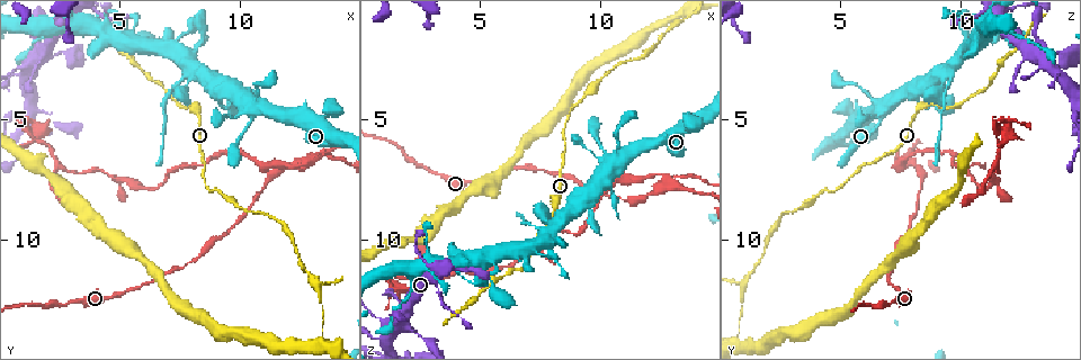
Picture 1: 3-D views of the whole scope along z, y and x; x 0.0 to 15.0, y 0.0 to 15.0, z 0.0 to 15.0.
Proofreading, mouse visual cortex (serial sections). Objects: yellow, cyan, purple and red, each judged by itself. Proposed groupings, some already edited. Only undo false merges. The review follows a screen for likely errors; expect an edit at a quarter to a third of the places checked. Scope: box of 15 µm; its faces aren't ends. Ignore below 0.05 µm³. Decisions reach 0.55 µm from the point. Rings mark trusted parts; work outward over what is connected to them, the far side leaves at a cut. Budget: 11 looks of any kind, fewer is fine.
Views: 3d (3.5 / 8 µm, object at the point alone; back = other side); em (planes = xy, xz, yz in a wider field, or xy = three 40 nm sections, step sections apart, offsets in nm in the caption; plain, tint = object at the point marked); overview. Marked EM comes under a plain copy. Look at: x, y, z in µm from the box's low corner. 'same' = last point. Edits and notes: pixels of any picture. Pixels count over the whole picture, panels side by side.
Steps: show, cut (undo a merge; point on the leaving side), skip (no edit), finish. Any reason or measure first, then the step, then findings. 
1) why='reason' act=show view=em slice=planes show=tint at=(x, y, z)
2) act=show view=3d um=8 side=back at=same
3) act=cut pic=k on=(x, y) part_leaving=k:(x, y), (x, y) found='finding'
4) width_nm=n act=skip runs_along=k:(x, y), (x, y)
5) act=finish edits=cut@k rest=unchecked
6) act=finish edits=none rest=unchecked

why='arms part here' act=show view=3d um=3.5 at=(2.9, 2.2, 14.3)

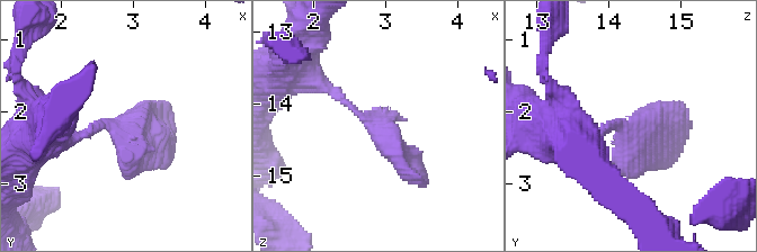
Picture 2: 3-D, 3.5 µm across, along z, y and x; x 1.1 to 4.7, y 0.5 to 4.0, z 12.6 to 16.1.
act=show view=em slice=xy step=3 show=tint at=(2.80, 2.25, 14.25)

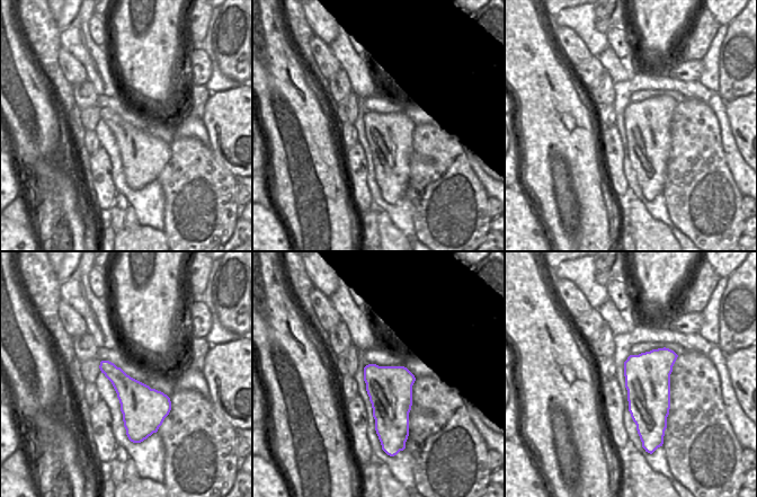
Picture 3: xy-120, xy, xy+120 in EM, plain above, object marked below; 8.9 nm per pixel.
why='another direction' act=show view=em slice=xy step=2 show=tint at=same

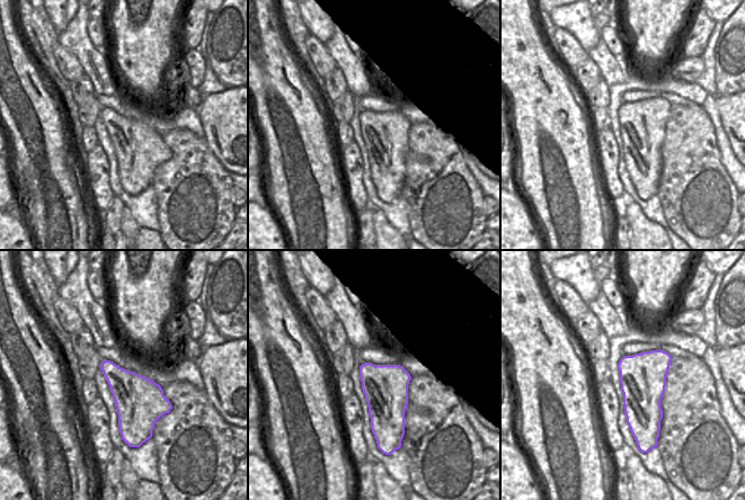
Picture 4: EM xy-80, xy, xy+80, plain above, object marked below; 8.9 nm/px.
width_nm=400 act=skip runs_along=2:(312, 80), (368, 119), (424, 174) found='one cell here'

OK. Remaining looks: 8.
why='four or more arms meet' act=show view=3d um=8 at=(8.0, 3.2, 9.2)

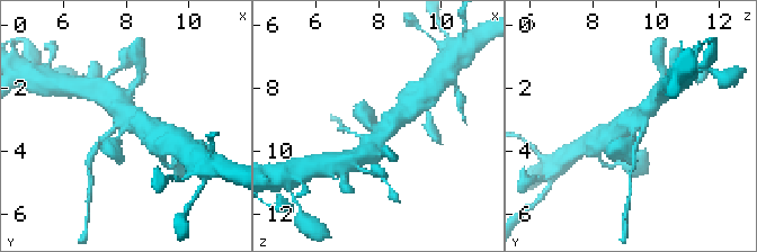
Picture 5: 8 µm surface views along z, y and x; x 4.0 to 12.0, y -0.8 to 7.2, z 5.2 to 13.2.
arms=4 arm_widths_nm=200,200,600,600 why='need the tissue' act=show view=em slice=xy step=3 show=tint at=(8.0, 3.2, 9.3)

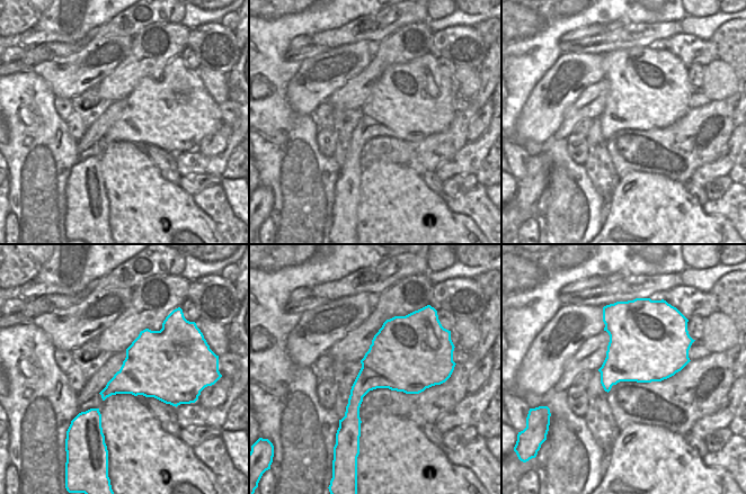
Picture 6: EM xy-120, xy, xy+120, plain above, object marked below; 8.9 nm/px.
act=cut pic=5 on=(94, 151) part_leaving=5:(114, 129), (99, 141), (89, 167) found='two cells meet here'

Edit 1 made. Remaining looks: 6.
why='see it whole again' act=show view=overview

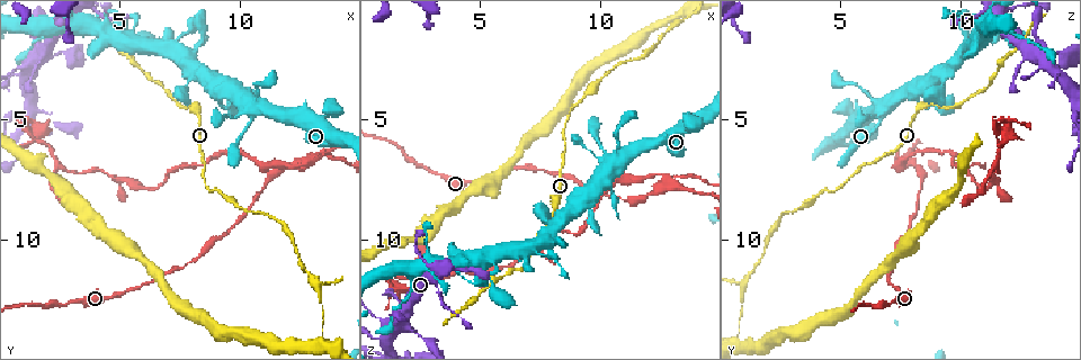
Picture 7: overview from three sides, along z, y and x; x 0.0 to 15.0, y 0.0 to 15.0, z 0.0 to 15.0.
why='arms run side by side' act=show view=3d um=3.5 at=(12.7, 6.8, 7.7)

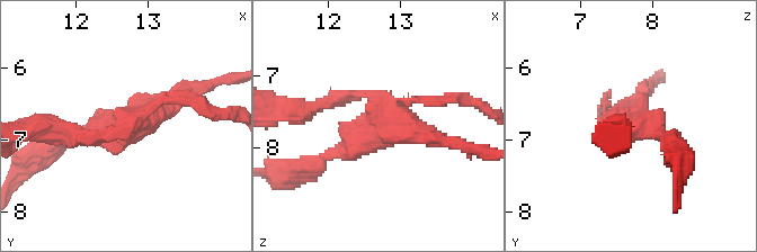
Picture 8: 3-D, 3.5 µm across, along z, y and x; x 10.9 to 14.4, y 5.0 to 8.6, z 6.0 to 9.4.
arms=4 arm_widths_nm=100,150,200,200 why='shape alone is not enough' act=show view=em slice=xy step=2 show=tint at=(12.75, 6.75, 7.60)

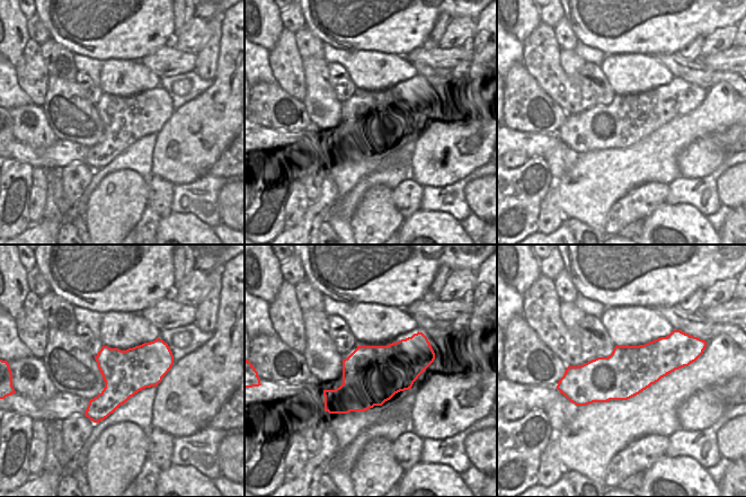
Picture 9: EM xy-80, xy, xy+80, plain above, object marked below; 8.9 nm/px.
act=cut pic=8 on=(328, 101) found='two cells meet here'

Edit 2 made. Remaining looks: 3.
why='see it whole again' act=show view=overview

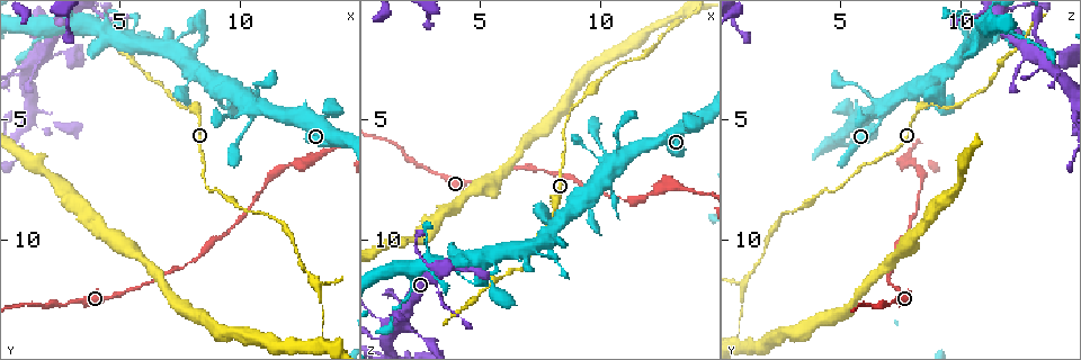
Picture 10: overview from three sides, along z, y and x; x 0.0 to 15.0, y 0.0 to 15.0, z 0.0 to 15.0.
why='two arms in line, one across' act=show view=3d um=3.5 at=(13.1, 11.9, 1.1)

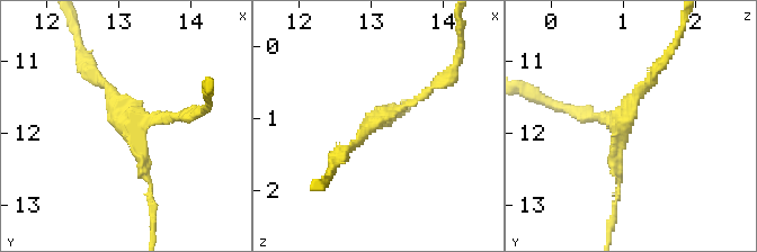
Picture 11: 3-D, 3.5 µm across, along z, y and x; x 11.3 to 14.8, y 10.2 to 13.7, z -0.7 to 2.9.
arms=3 arm_widths_nm=100,150,150 why='need the tissue' act=show view=em slice=xy step=3 show=tint at=(13.05, 11.85, 1.00)

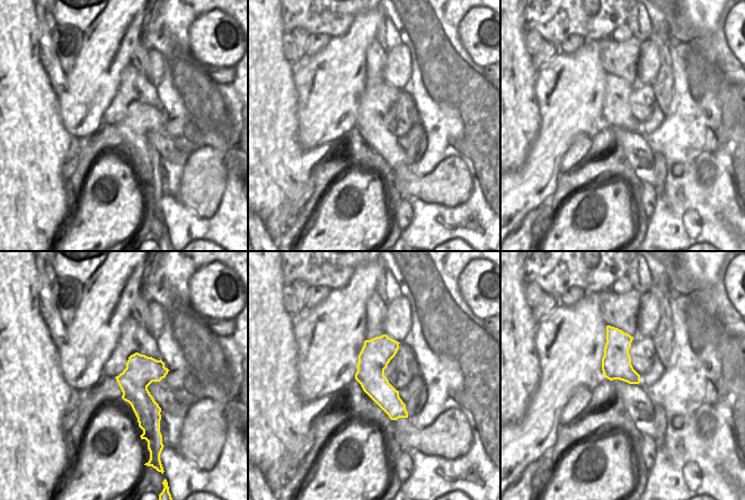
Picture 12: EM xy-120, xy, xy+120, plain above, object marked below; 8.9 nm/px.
act=skip runs_along=12:(367, 342), (372, 381), (405, 414) found='all the same cell'

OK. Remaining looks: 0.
act=finish edits=cut@5,cut@8 rest=unchecked

